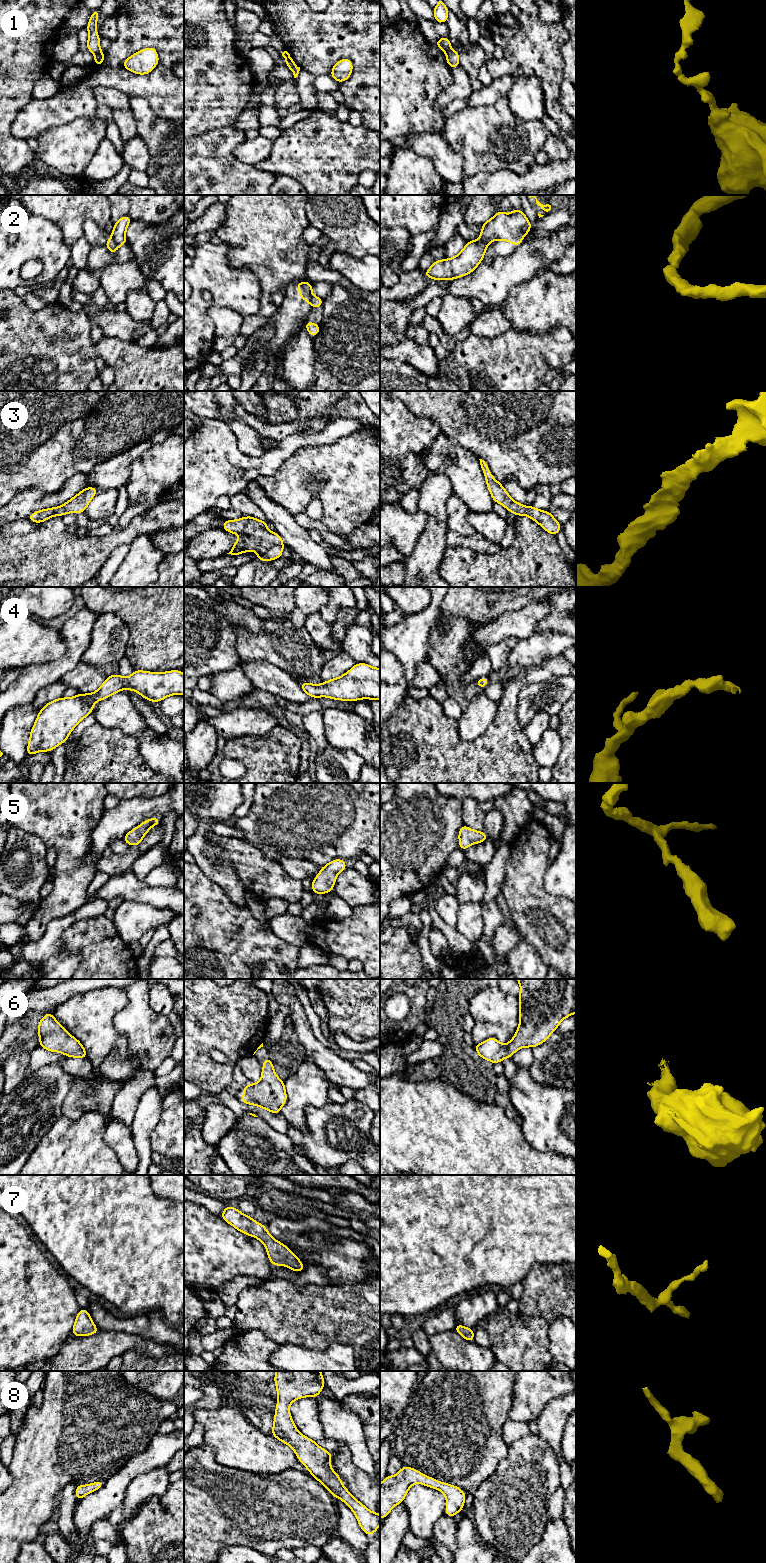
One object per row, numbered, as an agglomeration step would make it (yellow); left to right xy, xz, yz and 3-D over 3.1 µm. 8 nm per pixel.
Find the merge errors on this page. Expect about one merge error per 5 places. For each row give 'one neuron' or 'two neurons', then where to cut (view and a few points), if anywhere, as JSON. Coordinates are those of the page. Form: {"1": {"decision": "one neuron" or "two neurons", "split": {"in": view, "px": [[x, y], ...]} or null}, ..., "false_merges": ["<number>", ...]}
{"1": {"decision": "two neurons", "split": {"in": "xy", "px": [[100, 50], [94, 54]]}}, "2": {"decision": "two neurons", "split": {"in": "xy", "px": [[111, 236], [118, 245]]}}, "3": {"decision": "one neuron", "split": null}, "4": {"decision": "one neuron", "split": null}, "5": {"decision": "one neuron", "split": null}, "6": {"decision": "one neuron", "split": null}, "7": {"decision": "one neuron", "split": null}, "8": {"decision": "one neuron", "split": null}, "false_merges": ["1", "2"]}

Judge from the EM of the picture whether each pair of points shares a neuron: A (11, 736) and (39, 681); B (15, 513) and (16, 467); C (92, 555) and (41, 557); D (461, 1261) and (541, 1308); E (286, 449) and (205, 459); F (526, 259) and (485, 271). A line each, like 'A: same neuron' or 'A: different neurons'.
A: different neurons
B: different neurons
C: same neuron
D: different neurons
E: same neuron
F: same neuron

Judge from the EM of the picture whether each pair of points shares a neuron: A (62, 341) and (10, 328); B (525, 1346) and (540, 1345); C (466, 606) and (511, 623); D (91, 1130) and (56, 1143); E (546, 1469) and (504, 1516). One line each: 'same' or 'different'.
A: same
B: same
C: different
D: same
E: same

